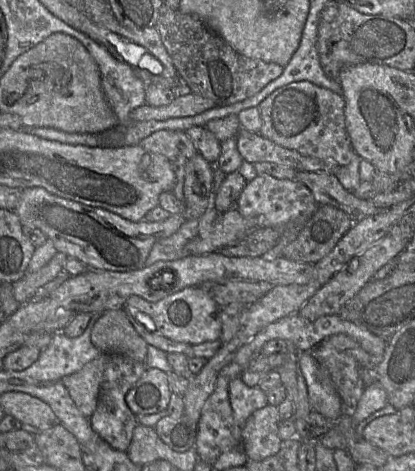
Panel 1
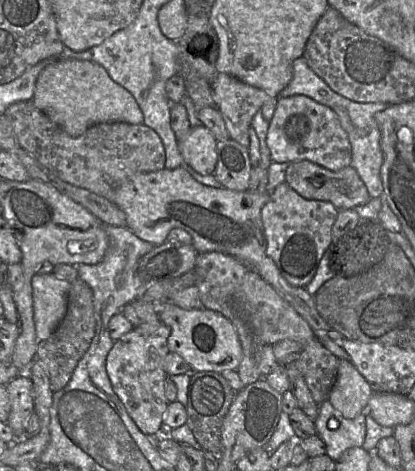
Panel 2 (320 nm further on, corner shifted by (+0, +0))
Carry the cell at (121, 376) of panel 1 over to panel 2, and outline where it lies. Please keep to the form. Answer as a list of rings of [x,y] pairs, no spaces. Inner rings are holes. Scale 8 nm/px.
[[[158,323],[143,324],[118,339],[106,359],[106,371],[112,388],[128,415],[145,435],[153,435],[163,427],[163,416],[169,402],[165,395],[164,361],[170,353],[170,328]]]

